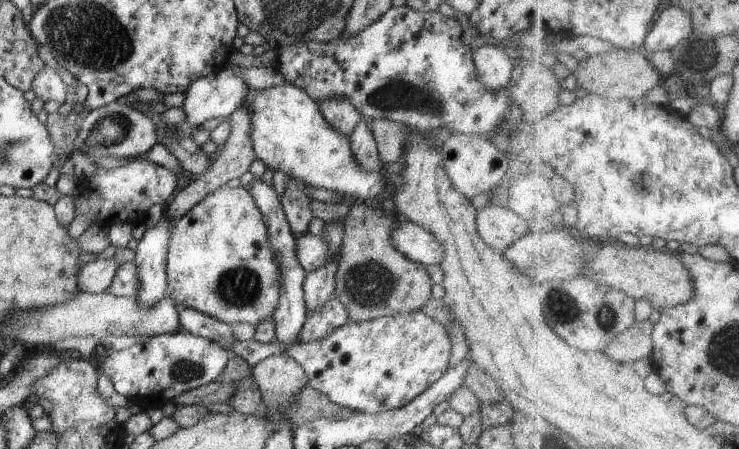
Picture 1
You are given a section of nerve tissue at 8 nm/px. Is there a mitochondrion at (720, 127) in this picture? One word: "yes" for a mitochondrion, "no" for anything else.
no

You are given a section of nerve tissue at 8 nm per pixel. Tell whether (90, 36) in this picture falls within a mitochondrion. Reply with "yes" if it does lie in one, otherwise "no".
yes

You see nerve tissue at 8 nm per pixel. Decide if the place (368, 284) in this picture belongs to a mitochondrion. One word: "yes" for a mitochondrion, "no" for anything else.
yes

